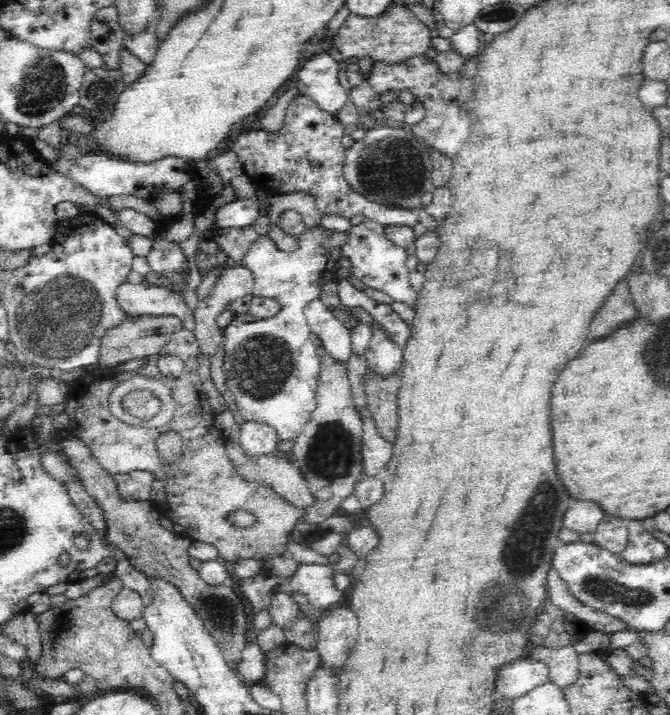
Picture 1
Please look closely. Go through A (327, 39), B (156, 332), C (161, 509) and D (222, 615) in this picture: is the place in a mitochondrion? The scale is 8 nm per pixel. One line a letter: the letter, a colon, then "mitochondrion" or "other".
A: other
B: mitochondrion
C: other
D: mitochondrion

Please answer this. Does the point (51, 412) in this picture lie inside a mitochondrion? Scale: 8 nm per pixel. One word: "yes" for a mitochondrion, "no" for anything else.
no

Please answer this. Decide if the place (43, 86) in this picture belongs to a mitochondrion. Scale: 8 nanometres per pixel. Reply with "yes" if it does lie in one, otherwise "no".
yes

